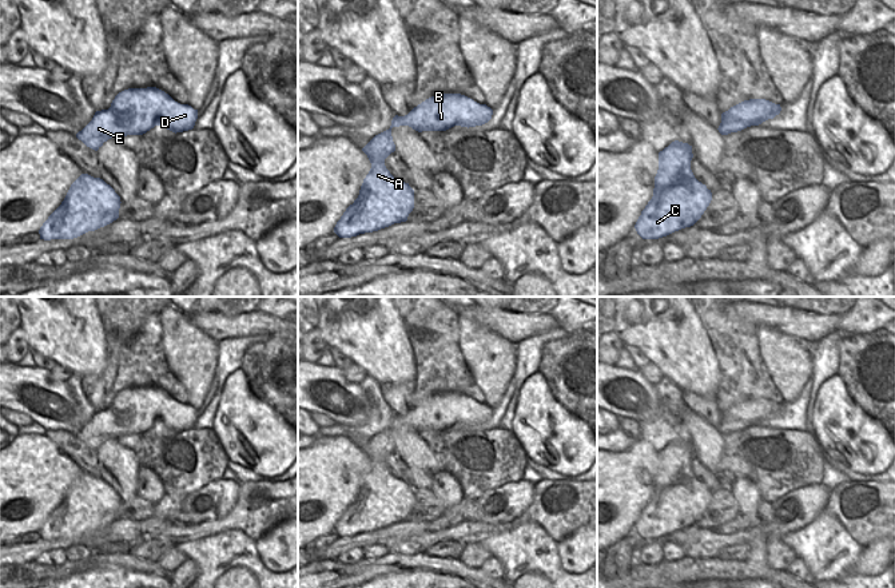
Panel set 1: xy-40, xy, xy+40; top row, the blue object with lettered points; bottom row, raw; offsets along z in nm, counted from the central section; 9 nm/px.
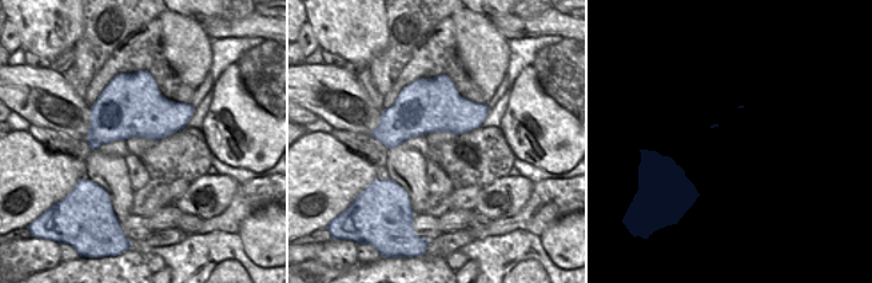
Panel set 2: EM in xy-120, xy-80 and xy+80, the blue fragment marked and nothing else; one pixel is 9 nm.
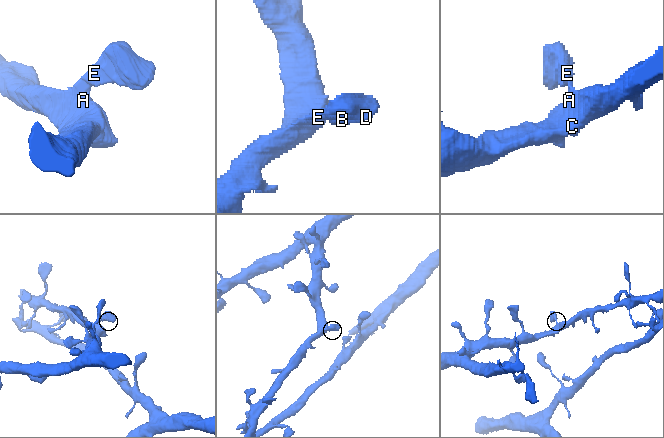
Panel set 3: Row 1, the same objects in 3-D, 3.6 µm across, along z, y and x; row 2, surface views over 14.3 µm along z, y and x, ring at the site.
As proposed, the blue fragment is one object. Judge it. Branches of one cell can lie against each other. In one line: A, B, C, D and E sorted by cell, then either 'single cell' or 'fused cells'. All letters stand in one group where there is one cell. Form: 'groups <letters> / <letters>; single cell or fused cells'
groups A B C D E; single cell

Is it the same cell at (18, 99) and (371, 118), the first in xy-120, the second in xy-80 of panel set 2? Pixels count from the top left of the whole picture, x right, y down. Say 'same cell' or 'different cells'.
same cell

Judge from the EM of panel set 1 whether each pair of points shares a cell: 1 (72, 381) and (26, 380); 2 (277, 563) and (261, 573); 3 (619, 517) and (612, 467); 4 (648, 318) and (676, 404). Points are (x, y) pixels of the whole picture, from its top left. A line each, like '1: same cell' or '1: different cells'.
1: different cells
2: different cells
3: same cell
4: different cells

